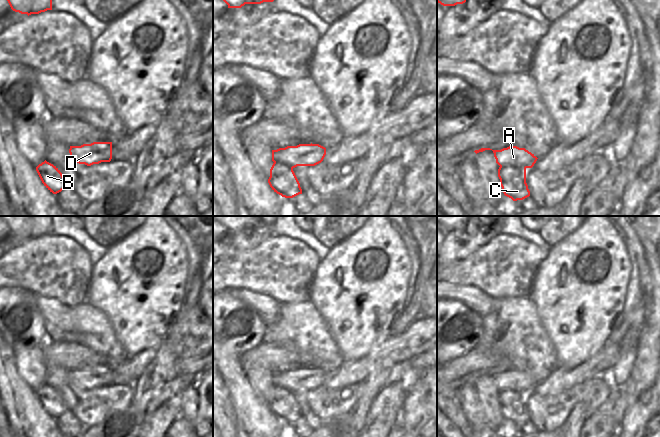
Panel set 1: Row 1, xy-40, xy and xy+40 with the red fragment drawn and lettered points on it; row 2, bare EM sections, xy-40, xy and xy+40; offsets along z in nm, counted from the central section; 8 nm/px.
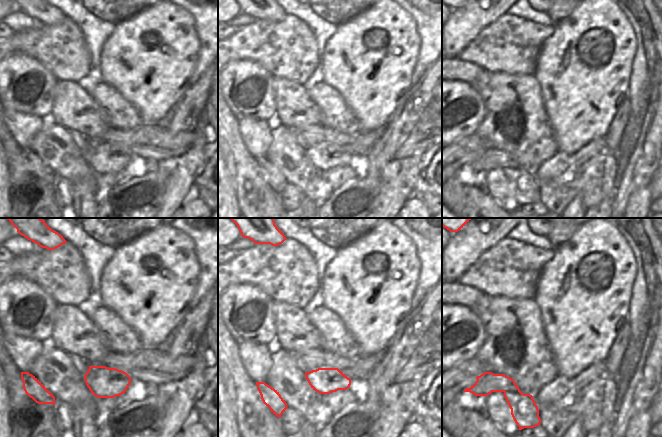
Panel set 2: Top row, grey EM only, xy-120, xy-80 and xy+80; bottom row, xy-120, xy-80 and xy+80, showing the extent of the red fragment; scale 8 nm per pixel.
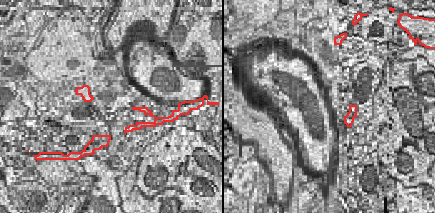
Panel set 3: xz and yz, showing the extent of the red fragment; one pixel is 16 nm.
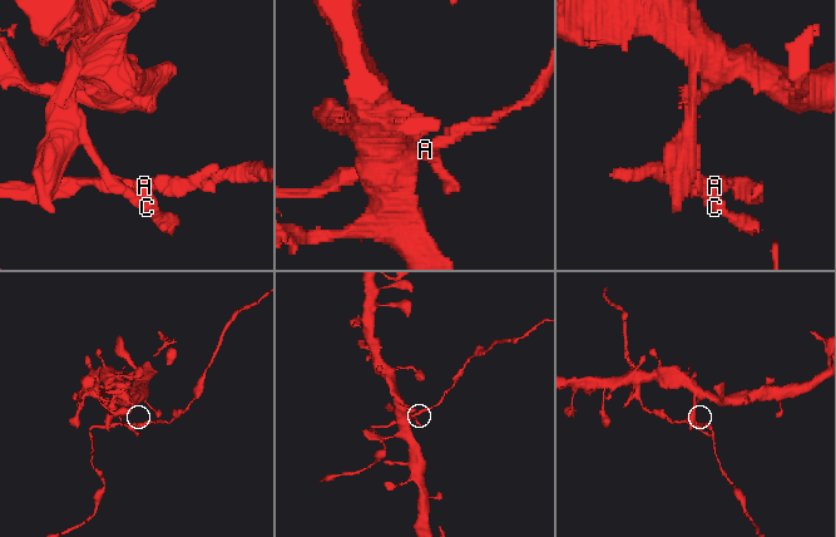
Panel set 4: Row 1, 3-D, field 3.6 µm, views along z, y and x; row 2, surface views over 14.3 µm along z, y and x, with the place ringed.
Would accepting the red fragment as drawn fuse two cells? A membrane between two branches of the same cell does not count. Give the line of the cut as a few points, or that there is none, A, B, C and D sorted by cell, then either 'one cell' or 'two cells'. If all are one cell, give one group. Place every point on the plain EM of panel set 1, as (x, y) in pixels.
cut in xy+40 along (500, 389), (525, 392); A D / B C; two cells

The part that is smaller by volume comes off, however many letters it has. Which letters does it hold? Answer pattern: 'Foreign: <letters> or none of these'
Foreign: A, D

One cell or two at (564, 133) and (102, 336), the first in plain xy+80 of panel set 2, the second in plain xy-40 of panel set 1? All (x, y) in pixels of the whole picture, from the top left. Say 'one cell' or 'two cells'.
two cells

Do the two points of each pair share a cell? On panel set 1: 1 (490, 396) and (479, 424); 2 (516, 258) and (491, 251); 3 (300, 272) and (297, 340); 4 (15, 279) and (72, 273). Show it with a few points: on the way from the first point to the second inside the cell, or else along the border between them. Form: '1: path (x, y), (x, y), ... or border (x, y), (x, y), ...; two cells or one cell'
1: border (475, 390), (490, 426); two cells
2: path (516, 249), (516, 245), (500, 248); one cell
3: border (309, 299), (303, 302), (282, 304); two cells
4: path (29, 273), (58, 273); one cell

